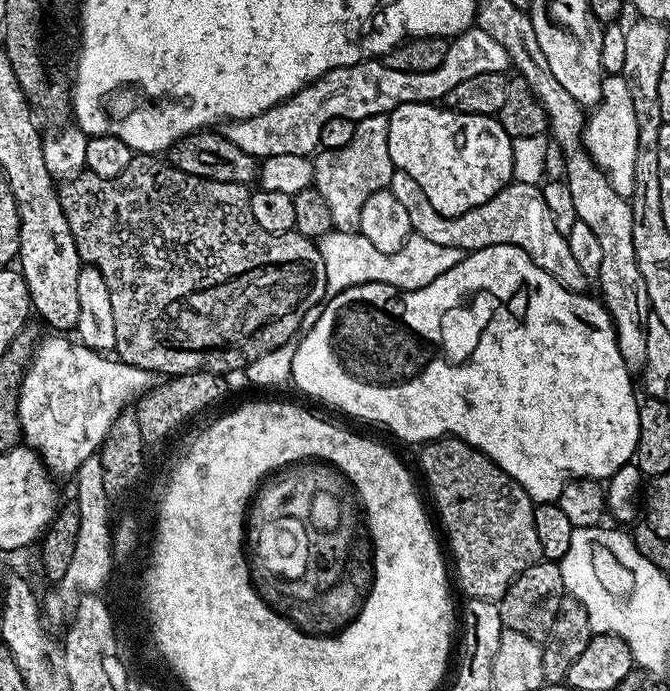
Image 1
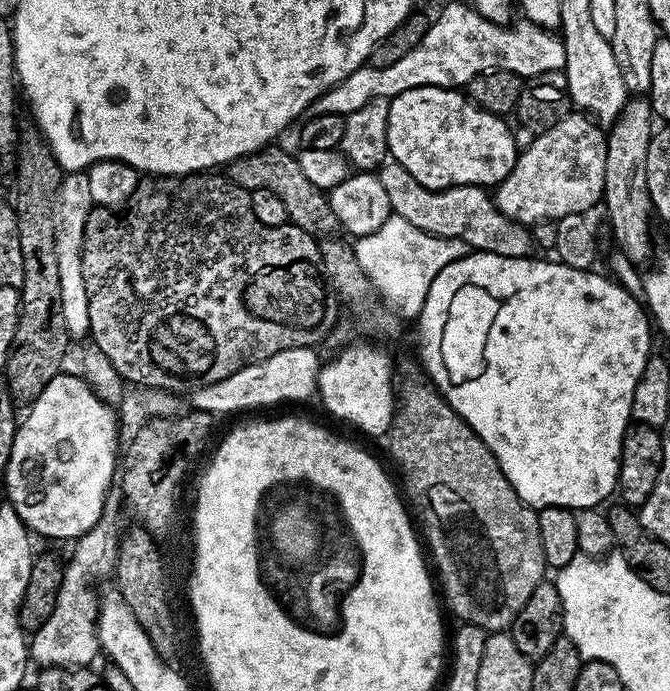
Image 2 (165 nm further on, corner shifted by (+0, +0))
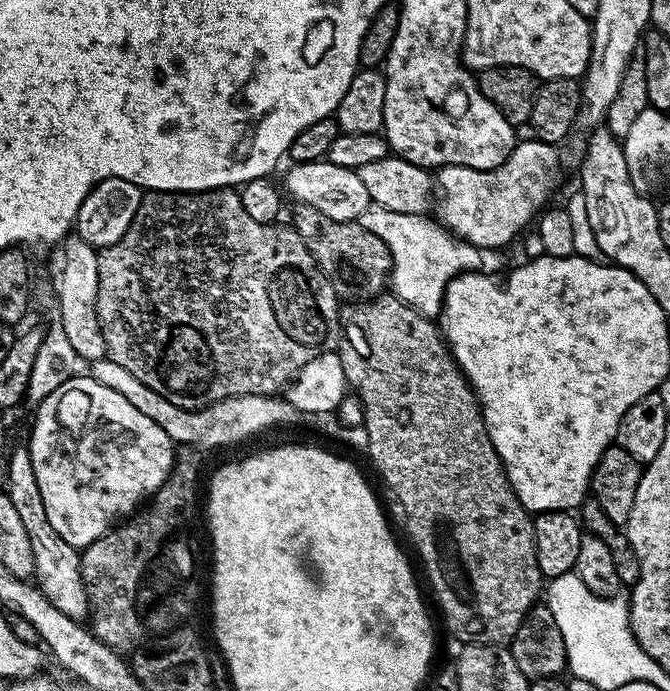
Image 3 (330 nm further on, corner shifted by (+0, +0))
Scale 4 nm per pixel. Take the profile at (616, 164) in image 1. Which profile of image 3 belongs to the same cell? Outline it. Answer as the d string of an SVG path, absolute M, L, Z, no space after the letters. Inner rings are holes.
M521 139L511 154L496 168L490 170L474 170L461 164L448 164L439 169L434 176L434 213L435 219L453 236L472 244L481 250L488 248L504 248L528 226L531 216L544 206L548 196L548 186L552 178L552 167L556 164L557 149L541 140Z

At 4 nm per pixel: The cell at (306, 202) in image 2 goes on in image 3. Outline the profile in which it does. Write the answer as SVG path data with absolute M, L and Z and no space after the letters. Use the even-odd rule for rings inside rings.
M296 204L292 209L292 224L316 265L335 286L337 297L363 302L381 295L389 287L392 274L390 250L382 238L370 234L370 230L357 221L326 218L326 214L310 206Z

